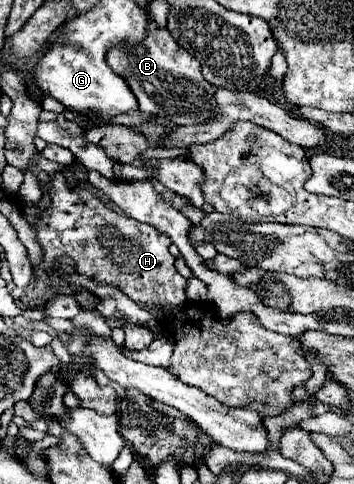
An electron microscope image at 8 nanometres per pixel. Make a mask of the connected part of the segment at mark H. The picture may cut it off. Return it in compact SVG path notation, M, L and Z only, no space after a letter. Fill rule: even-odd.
M62 172L52 174L50 184L50 208L42 210L40 202L26 204L24 200L18 200L24 220L28 220L28 214L24 212L28 206L38 210L38 224L28 224L36 232L36 240L44 250L42 262L32 264L36 284L26 288L26 298L38 300L56 286L84 290L62 278L60 260L62 256L68 256L74 260L76 274L120 288L134 302L164 308L156 318L174 340L174 354L166 370L178 380L200 388L228 408L252 408L252 402L260 402L268 408L288 412L300 404L292 392L298 386L306 386L312 376L310 364L304 360L302 342L266 330L252 312L224 322L208 306L194 306L186 298L186 278L178 274L174 256L168 250L172 244L170 238L158 234L144 222L112 210L98 194L80 186L70 186Z

